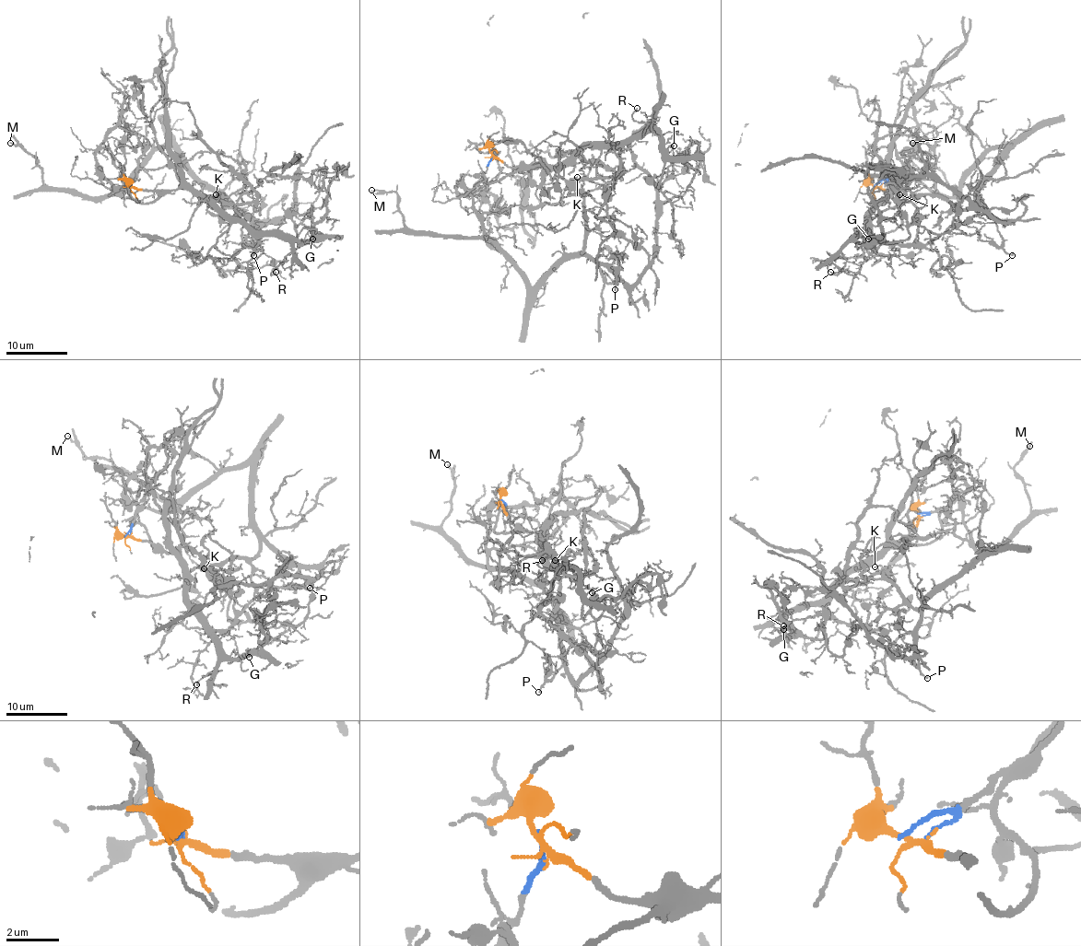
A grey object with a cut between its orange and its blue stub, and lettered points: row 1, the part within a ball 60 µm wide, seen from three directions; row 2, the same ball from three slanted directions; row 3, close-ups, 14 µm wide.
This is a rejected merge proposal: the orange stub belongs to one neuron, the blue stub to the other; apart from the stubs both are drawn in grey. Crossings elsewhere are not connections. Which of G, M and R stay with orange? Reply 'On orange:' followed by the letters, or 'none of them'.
On orange: G, R

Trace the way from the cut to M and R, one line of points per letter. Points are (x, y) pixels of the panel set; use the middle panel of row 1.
M: (491, 152), (468, 193), (456, 191), (460, 184), (470, 195), (479, 237), (412, 232), (396, 193), (370, 191)
R: (491, 152), (513, 168), (560, 166), (588, 147), (632, 142), (652, 120), (636, 122), (637, 108)

